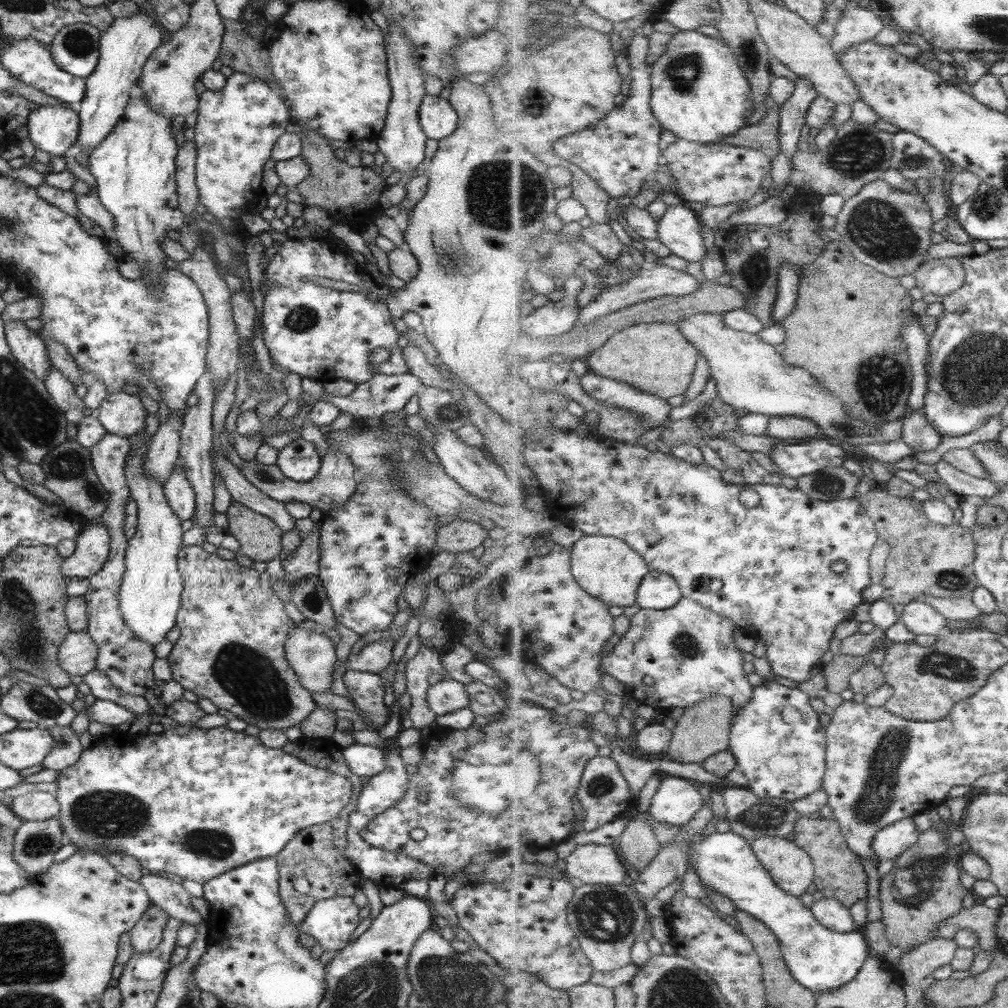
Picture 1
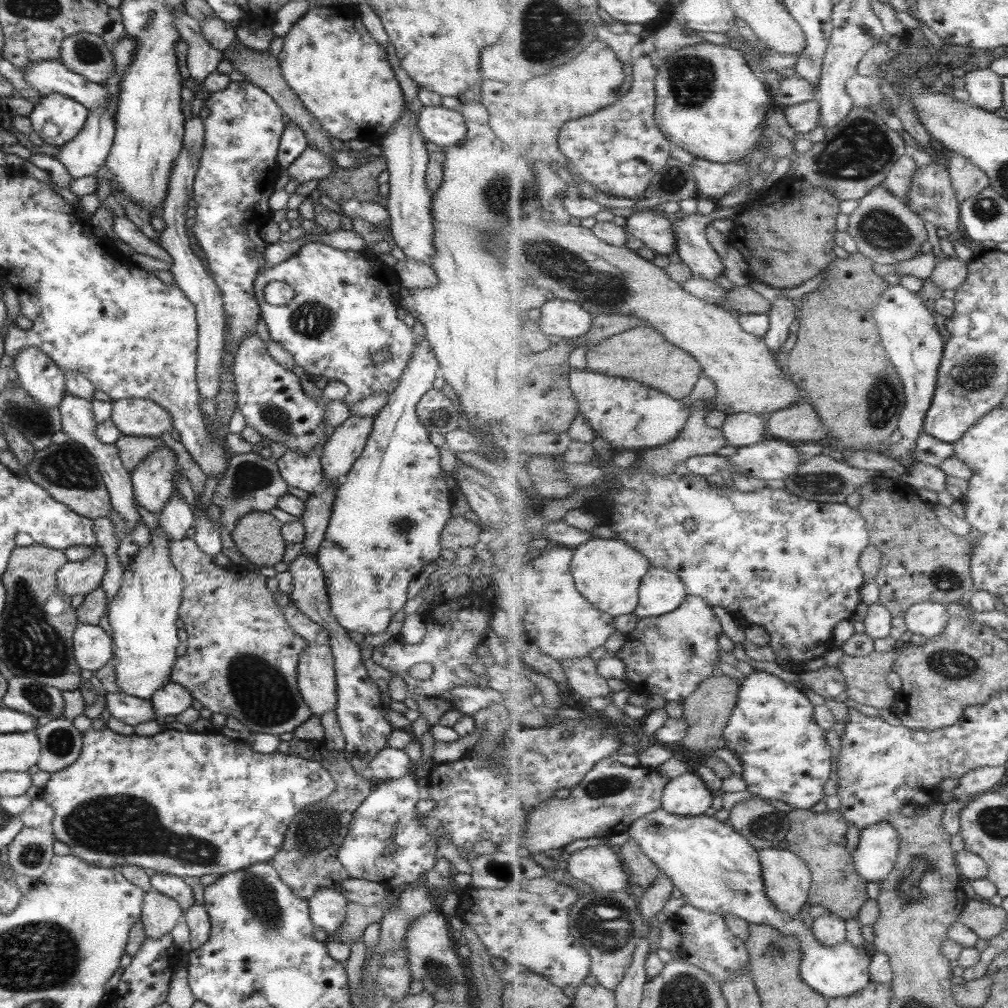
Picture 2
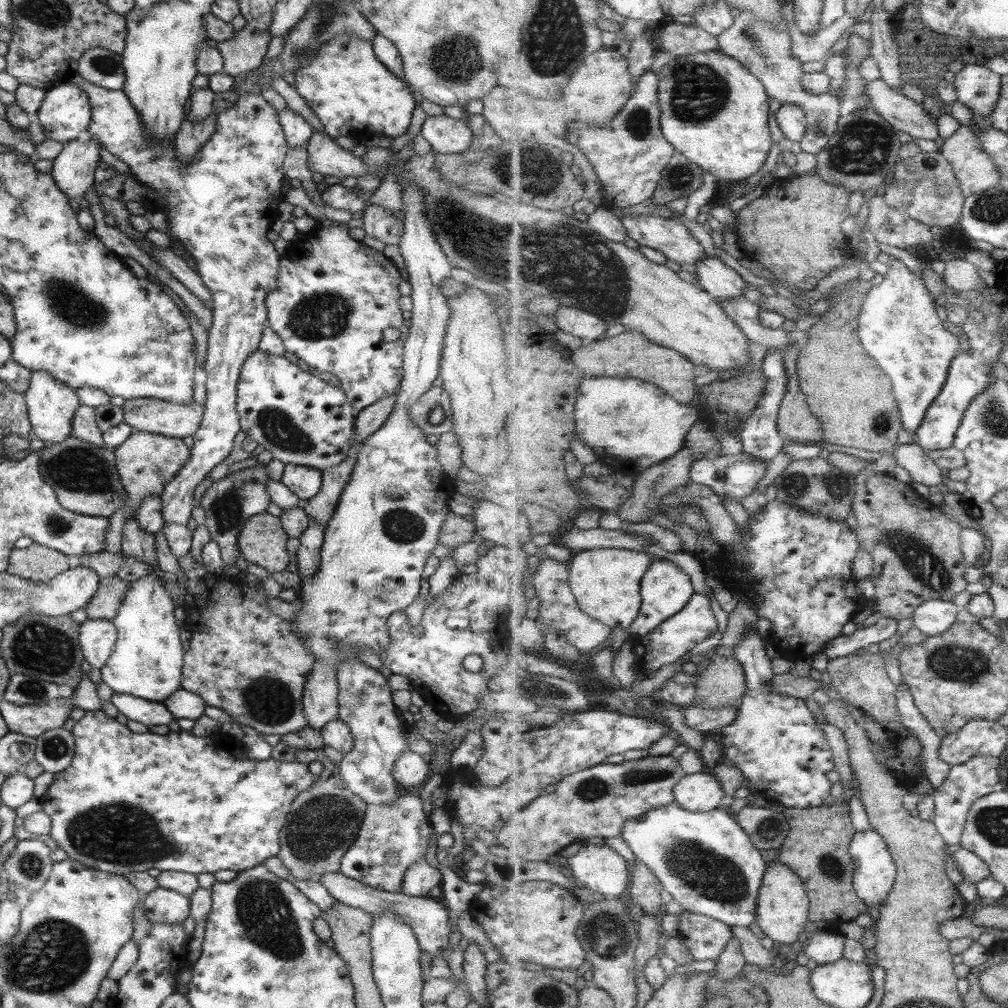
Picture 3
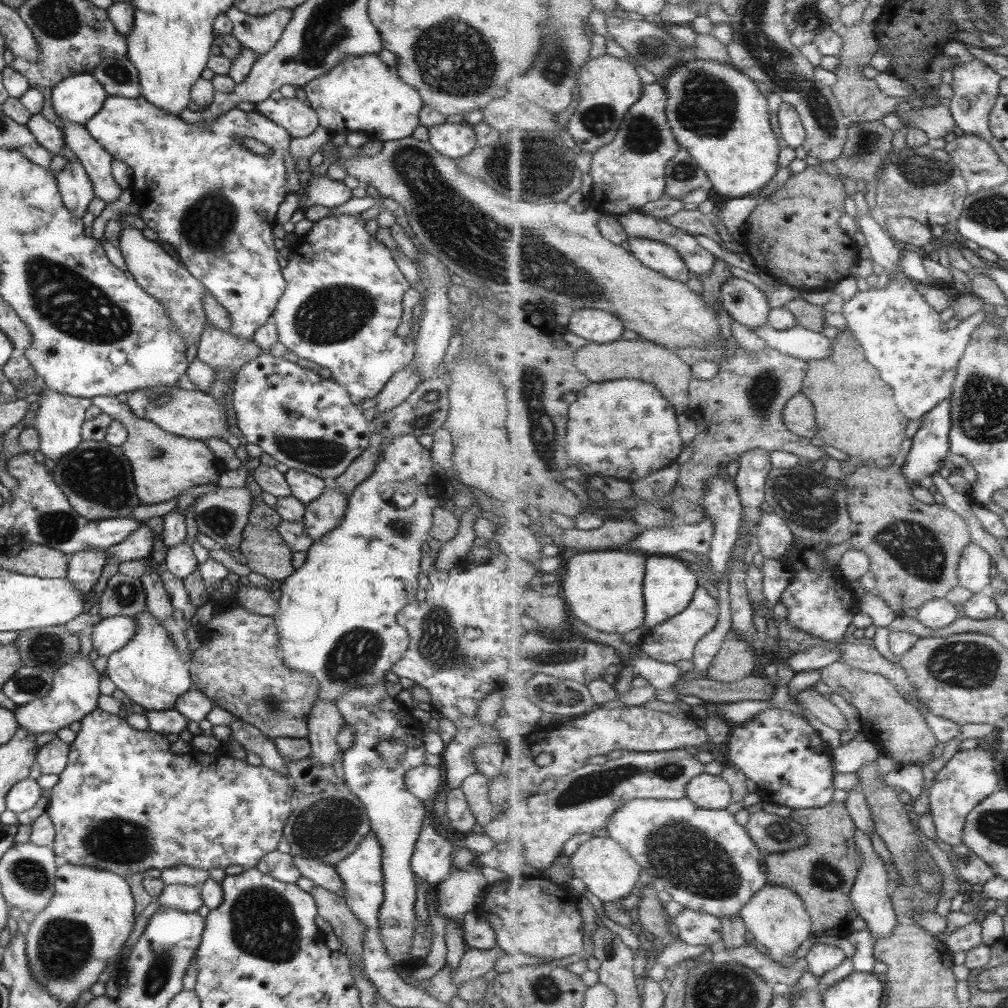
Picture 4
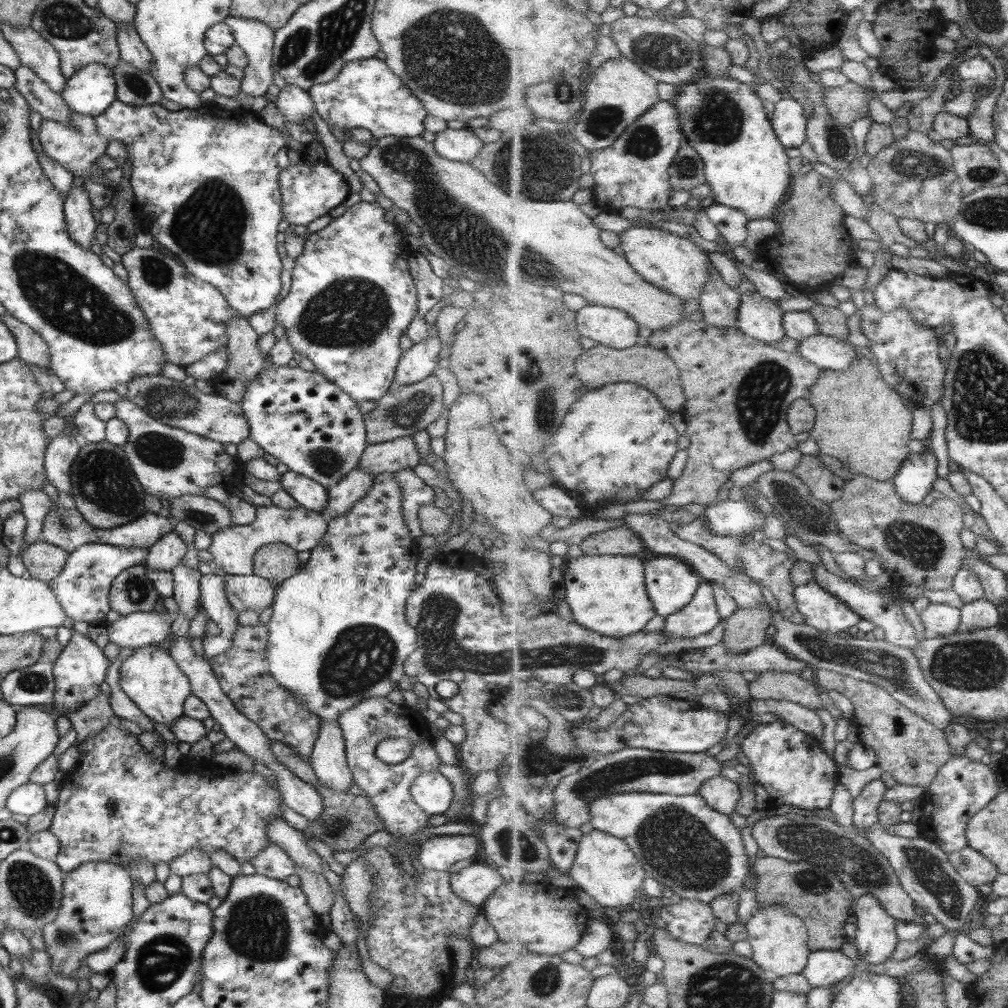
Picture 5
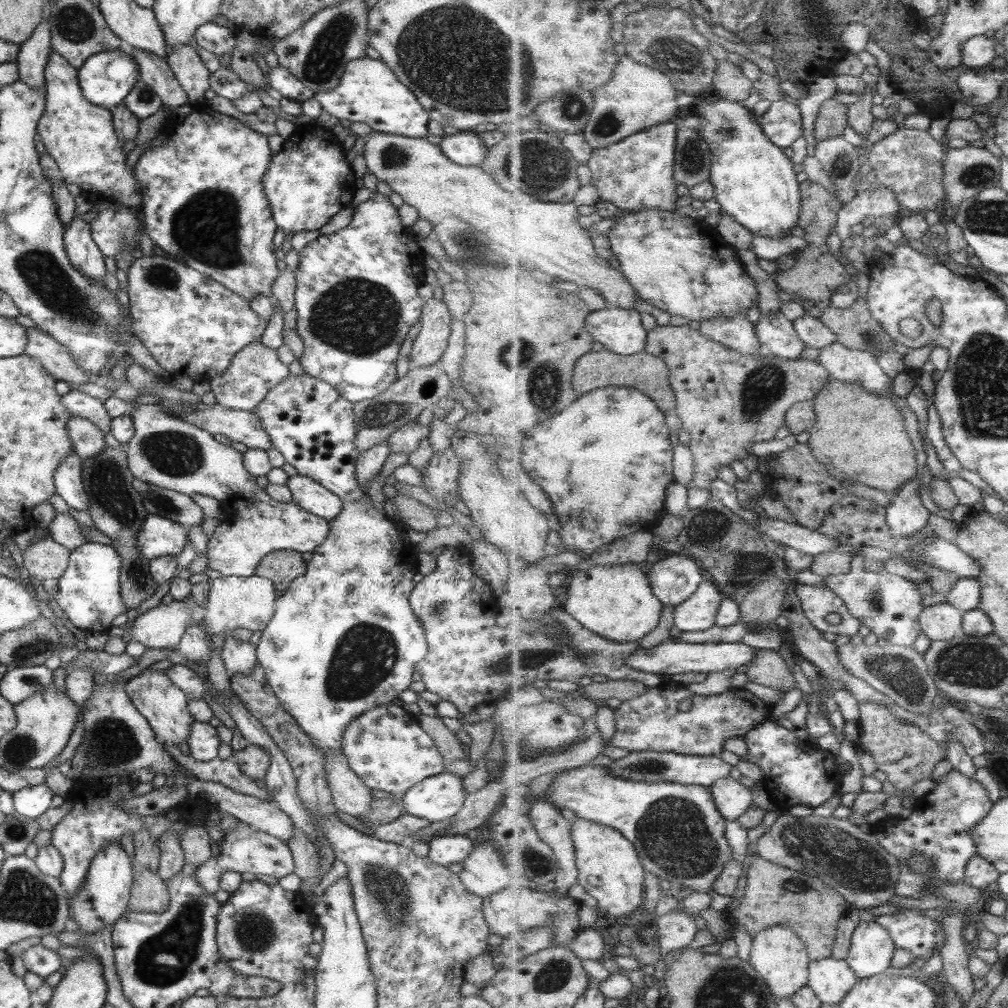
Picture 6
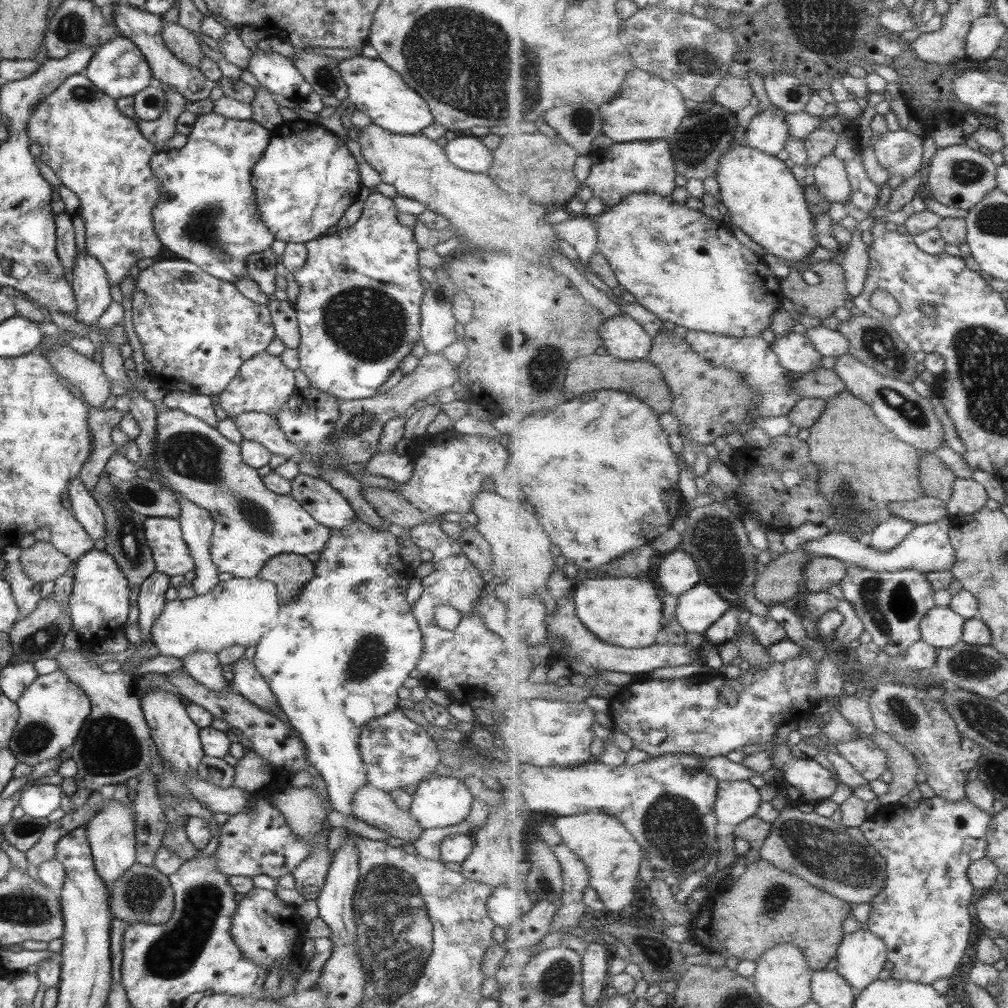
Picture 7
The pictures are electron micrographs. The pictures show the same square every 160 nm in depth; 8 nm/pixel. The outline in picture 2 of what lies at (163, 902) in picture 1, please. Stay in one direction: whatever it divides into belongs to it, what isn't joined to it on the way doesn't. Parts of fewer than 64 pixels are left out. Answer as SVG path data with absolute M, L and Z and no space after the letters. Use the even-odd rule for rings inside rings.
M155 873L148 877L150 888L174 900L182 912L187 911L195 903L191 887L183 883L179 876L173 876L167 873Z

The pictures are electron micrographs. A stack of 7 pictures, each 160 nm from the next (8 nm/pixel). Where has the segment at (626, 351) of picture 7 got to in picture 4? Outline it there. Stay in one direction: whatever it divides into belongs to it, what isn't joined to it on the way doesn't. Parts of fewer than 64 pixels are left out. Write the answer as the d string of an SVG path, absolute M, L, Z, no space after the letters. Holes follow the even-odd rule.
M599 308L574 309L567 328L591 343L610 343L623 338L624 321Z

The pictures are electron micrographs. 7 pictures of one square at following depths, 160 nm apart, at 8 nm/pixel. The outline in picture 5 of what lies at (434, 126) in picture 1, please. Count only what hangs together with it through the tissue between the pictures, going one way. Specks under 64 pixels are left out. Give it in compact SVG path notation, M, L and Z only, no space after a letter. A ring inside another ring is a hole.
M445 127L436 132L432 141L435 153L453 162L469 163L483 148L483 142L467 127L451 129Z

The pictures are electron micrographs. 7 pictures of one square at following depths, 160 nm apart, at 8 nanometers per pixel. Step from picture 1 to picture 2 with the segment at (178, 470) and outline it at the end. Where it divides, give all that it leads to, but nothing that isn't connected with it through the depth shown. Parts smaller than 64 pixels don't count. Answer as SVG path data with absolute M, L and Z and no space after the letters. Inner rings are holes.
M171 495L157 514L158 526L171 540L181 540L194 516L182 495Z

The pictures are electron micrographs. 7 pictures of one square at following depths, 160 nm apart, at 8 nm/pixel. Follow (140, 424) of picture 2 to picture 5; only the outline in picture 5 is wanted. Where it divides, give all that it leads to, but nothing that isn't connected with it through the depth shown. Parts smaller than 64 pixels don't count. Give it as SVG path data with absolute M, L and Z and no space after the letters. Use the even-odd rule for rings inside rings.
M138 376L126 384L126 397L133 404L136 404L146 414L153 417L153 420L168 424L169 427L179 428L181 431L192 433L196 436L205 437L207 440L217 441L221 444L239 444L244 438L249 437L249 429L240 411L239 403L232 403L225 397L214 393L199 392L194 385L188 386L182 381L169 380L164 376Z

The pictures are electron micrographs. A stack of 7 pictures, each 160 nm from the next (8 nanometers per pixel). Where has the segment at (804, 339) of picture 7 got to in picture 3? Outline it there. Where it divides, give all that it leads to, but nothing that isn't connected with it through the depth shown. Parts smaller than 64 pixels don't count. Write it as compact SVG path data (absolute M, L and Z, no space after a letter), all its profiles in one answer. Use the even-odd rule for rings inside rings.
M713 255L695 264L692 271L697 274L699 286L717 301L743 298L743 292L749 286L731 266Z

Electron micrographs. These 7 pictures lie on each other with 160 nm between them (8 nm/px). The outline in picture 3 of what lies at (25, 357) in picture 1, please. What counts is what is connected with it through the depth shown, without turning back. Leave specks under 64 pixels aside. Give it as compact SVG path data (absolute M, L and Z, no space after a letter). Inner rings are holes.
M35 369L30 371L28 387L22 396L26 404L31 434L34 434L43 442L47 440L52 444L57 444L70 437L70 416L79 405L78 398L70 386L67 386L63 381L57 380L57 377L51 376L47 371Z

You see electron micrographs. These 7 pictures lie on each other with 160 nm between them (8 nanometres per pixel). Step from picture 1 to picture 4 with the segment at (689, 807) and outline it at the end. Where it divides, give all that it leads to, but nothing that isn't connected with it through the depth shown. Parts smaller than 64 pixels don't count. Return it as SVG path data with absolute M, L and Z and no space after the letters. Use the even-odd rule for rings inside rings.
M701 774L689 782L686 794L697 806L705 809L725 810L732 799L732 789L729 782L720 775Z

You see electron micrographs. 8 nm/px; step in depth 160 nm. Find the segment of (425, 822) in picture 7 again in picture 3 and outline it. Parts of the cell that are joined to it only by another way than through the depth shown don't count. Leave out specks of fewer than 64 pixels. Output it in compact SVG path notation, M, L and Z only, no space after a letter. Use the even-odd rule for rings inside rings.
M407 749L393 761L391 777L403 791L415 791L431 775L432 765L421 759L421 755Z

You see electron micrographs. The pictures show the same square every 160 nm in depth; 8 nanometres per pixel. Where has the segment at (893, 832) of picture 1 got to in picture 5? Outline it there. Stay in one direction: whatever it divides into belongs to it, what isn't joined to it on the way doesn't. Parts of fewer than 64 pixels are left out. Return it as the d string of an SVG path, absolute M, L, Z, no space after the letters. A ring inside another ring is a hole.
M881 780L869 782L863 789L863 792L853 798L851 807L853 809L852 824L854 830L872 827L880 824L878 817L878 808L888 787ZM873 893L856 899L853 911L858 923L855 943L859 958L872 965L889 960L900 940L896 919L885 912Z

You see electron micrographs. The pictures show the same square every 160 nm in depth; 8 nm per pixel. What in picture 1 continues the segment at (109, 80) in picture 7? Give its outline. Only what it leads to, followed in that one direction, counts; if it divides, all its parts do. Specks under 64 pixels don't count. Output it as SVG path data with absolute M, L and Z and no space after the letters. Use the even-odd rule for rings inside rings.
M40 106L28 114L26 127L33 148L52 158L75 145L78 124L75 107Z

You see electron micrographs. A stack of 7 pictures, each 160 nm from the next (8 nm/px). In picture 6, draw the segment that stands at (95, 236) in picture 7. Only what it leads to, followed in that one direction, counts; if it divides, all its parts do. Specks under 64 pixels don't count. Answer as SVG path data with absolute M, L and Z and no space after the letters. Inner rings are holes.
M52 48L45 61L44 82L44 111L37 121L36 133L41 137L45 152L55 161L61 180L68 186L78 185L81 194L92 203L90 210L96 214L96 217L89 222L89 234L99 252L104 257L109 256L114 259L123 247L132 251L138 246L138 236L141 234L141 228L144 228L143 224L139 225L141 189L135 181L134 168L129 169L125 164L128 147L121 144L115 136L112 114L109 110L89 104L85 97L81 96L76 70Z

